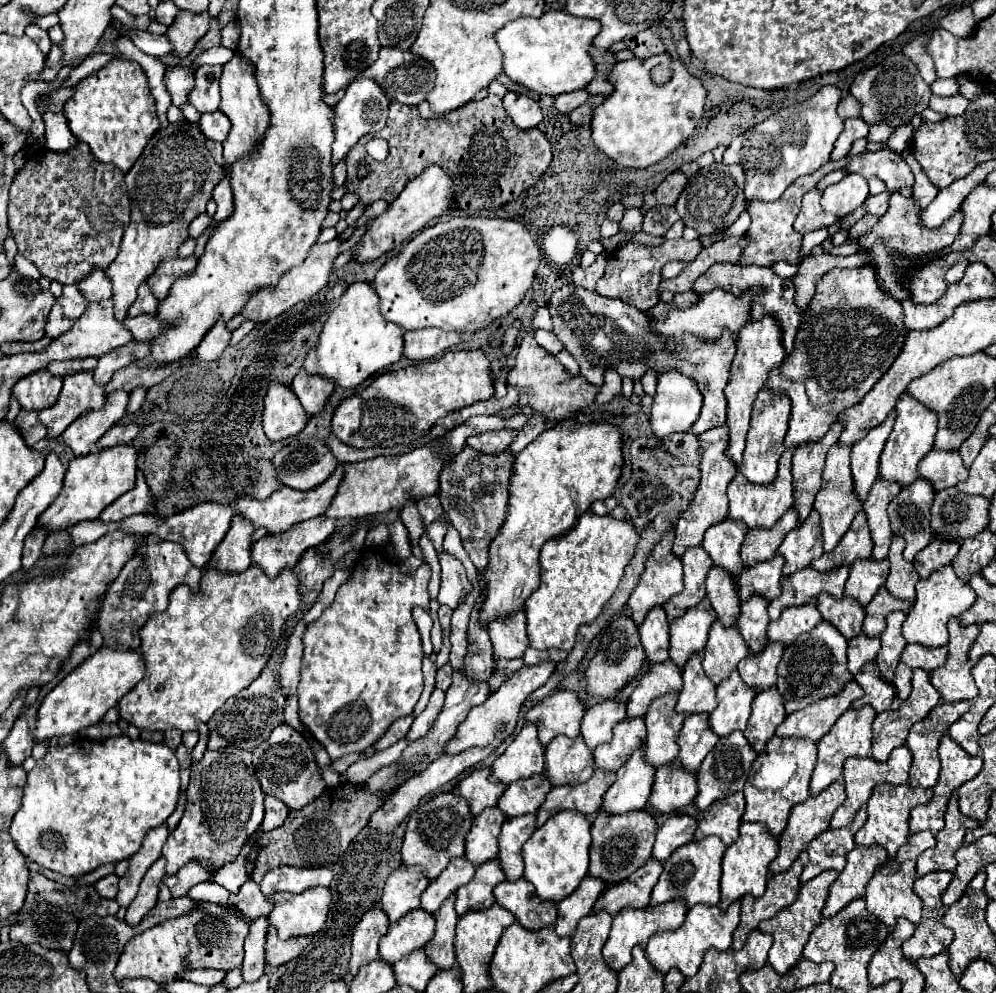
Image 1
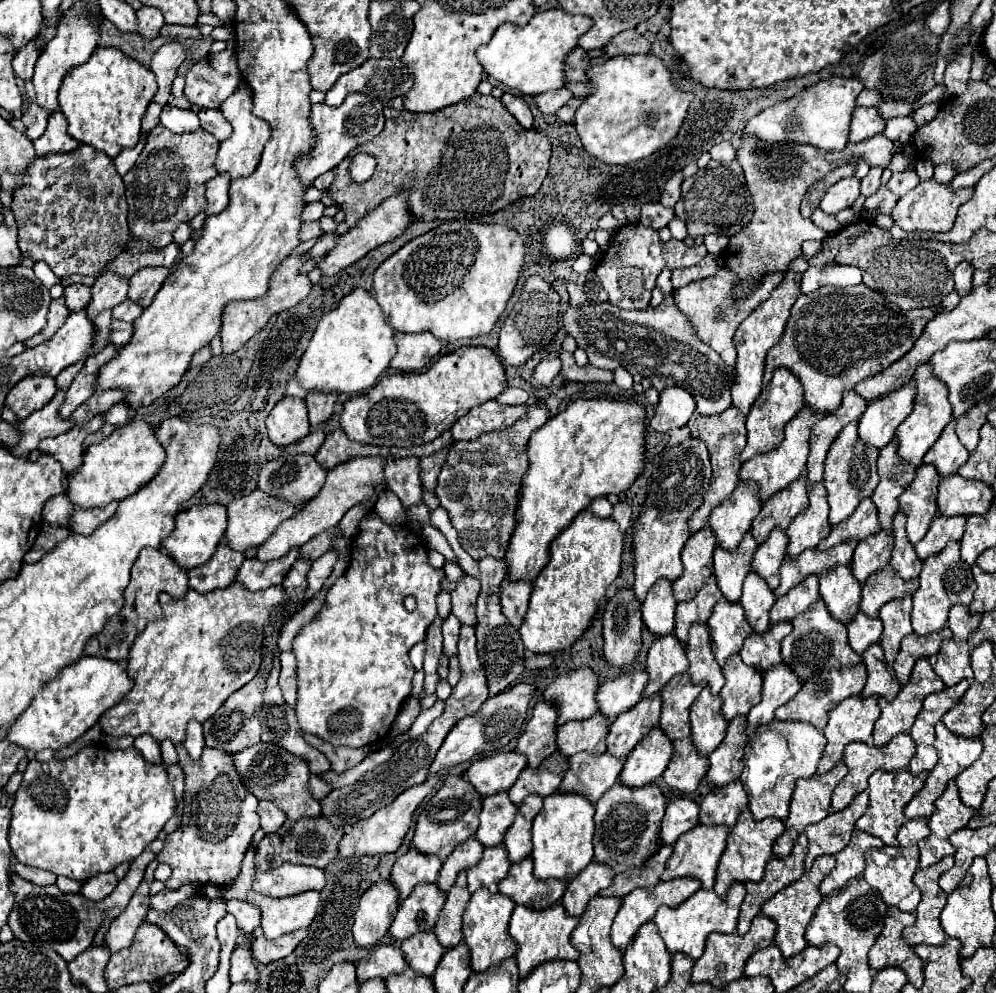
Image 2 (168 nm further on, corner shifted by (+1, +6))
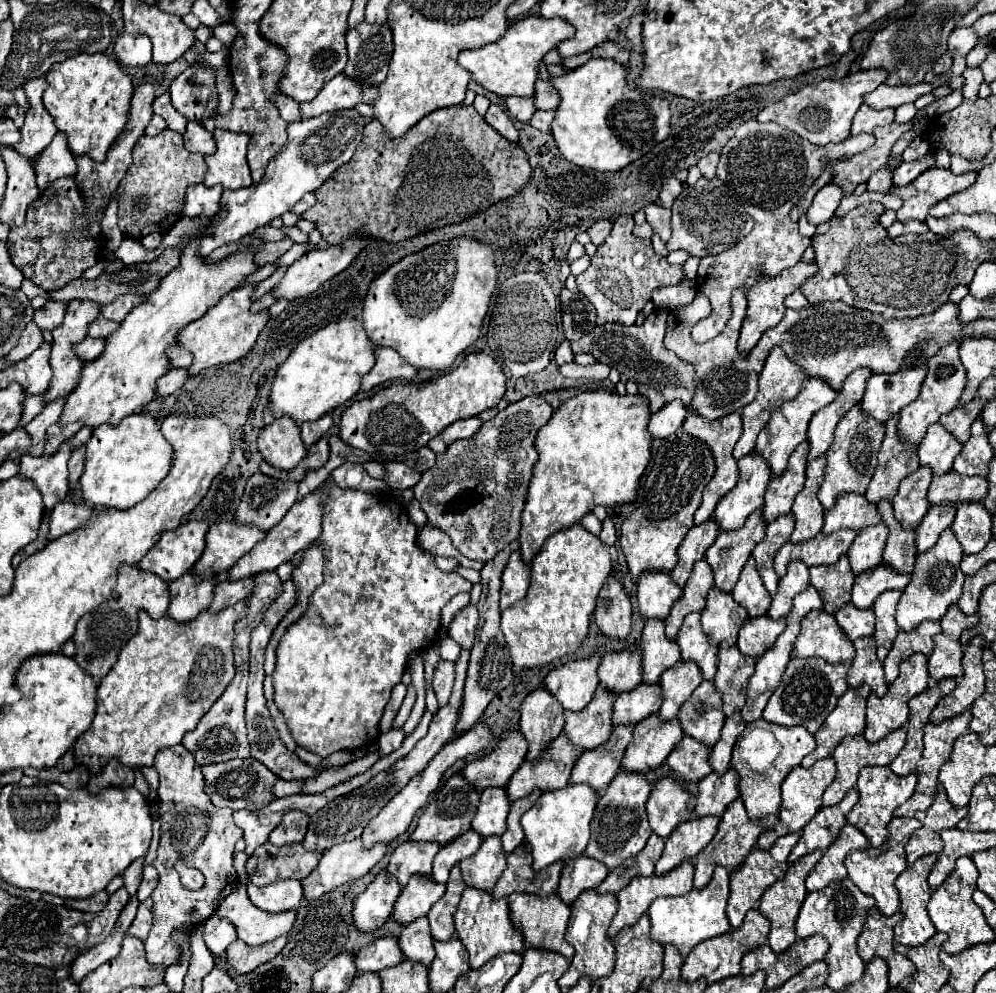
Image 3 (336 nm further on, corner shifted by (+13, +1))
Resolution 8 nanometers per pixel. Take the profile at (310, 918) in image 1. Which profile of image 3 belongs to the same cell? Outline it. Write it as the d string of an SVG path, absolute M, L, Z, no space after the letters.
M239 883L239 887L217 907L217 917L229 921L243 943L259 947L263 943L275 941L281 935L287 935L293 927L295 911L277 915L263 913L261 909L255 909L255 905L251 905L245 893L245 883Z

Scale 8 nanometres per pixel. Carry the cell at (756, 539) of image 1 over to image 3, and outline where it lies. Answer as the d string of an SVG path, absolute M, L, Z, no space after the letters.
M803 441L797 445L797 449L789 457L789 465L781 475L773 475L767 489L765 489L765 521L777 519L779 515L785 515L793 507L795 495L803 489L805 483L805 465L807 465L809 445Z

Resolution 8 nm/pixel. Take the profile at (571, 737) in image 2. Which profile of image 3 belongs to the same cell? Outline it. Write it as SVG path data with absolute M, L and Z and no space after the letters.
M599 687L595 697L581 711L565 711L565 733L569 739L583 747L595 749L607 741L613 731L611 715L617 695Z

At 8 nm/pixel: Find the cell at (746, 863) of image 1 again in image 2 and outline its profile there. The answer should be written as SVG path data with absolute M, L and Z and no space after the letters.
M745 808L741 814L739 814L739 820L737 824L729 830L729 838L727 838L727 848L721 856L721 862L719 862L719 868L717 868L717 878L715 878L715 892L719 896L727 896L727 890L731 888L731 884L735 882L759 882L765 874L765 866L769 862L769 858L773 856L771 852L771 846L773 842L783 834L785 826L779 818L765 818L761 822L757 822L749 808Z

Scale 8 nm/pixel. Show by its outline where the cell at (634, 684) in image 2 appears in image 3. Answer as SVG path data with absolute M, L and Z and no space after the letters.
M623 649L605 653L599 663L597 675L601 679L601 685L613 693L633 691L643 681L641 651Z

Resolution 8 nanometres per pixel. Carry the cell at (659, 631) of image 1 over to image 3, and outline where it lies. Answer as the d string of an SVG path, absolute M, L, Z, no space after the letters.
M645 571L637 583L639 611L647 619L665 619L673 603L683 597L683 589L663 571Z

